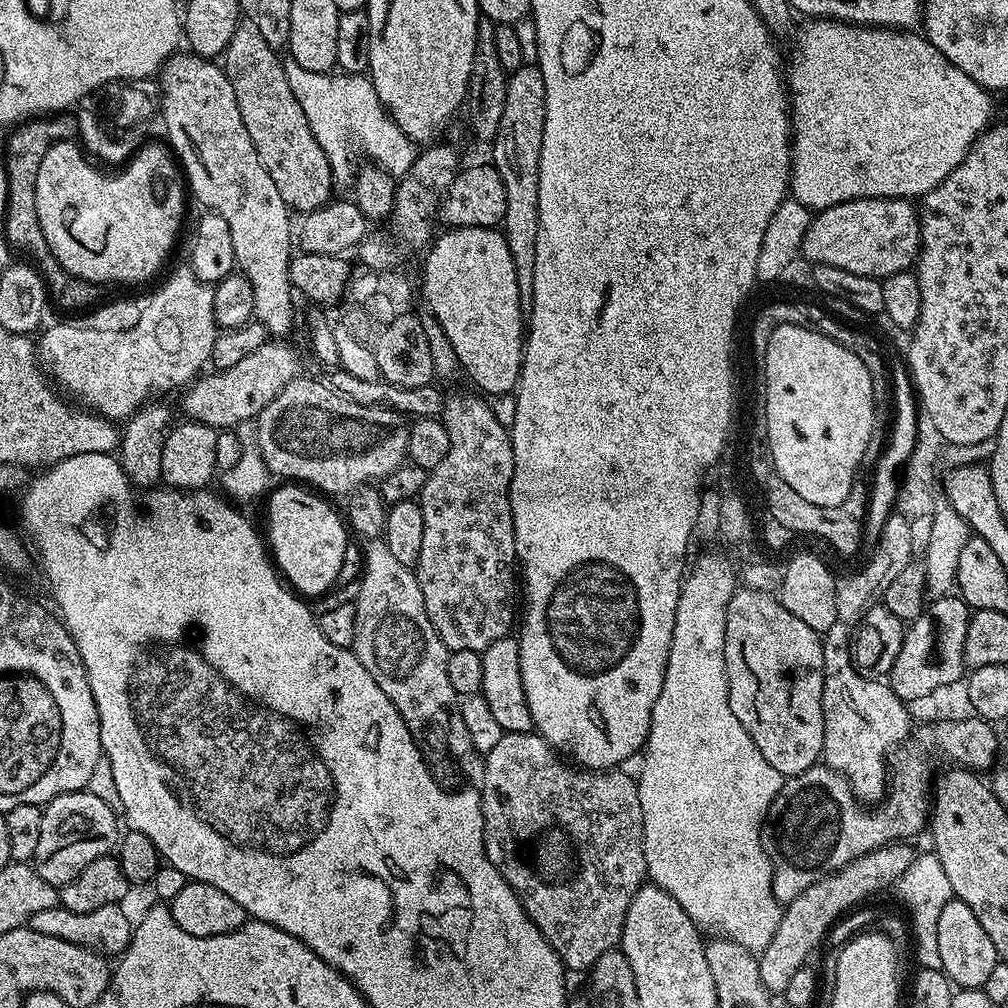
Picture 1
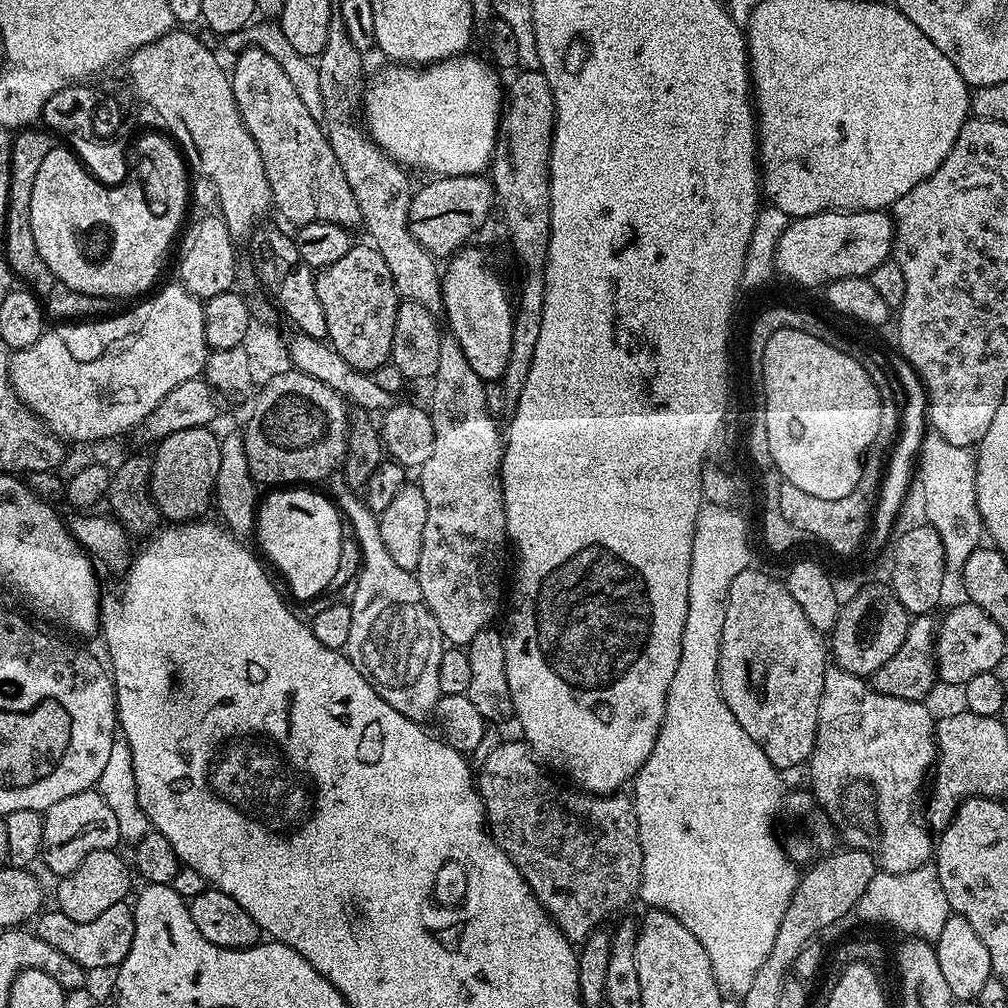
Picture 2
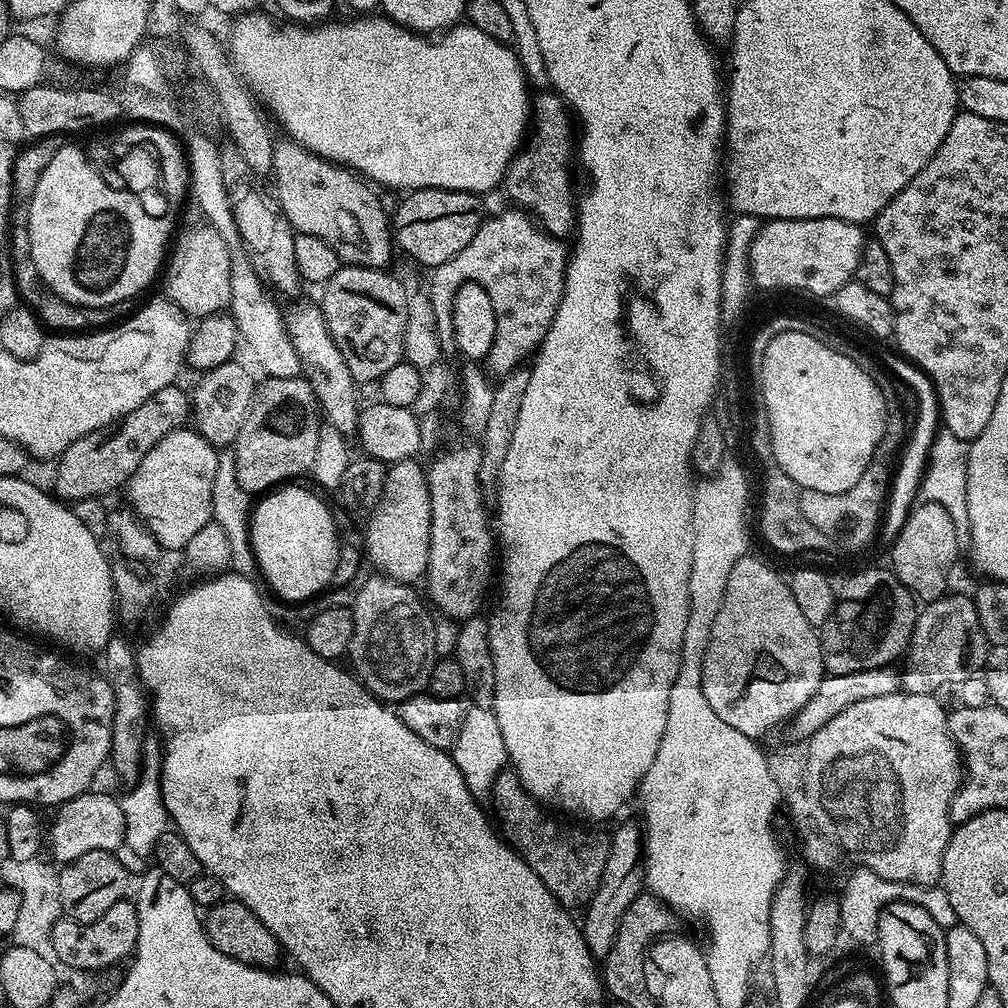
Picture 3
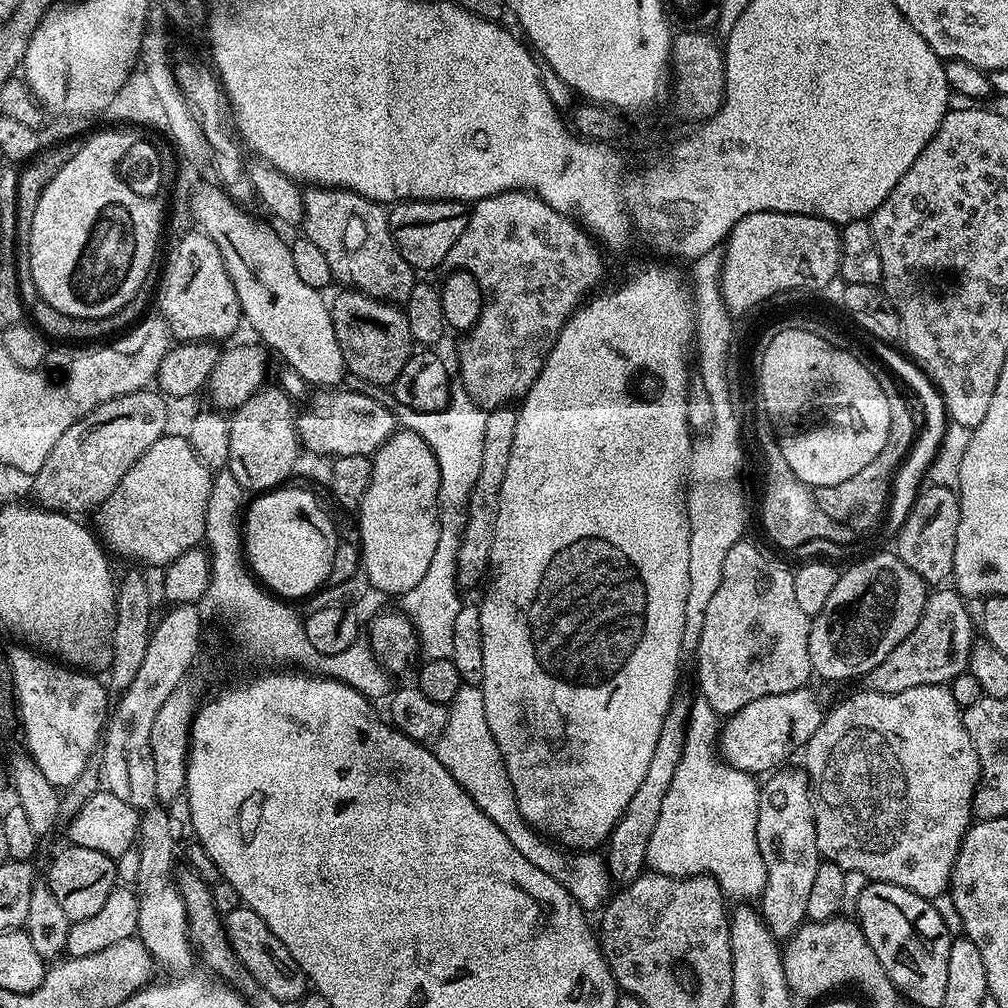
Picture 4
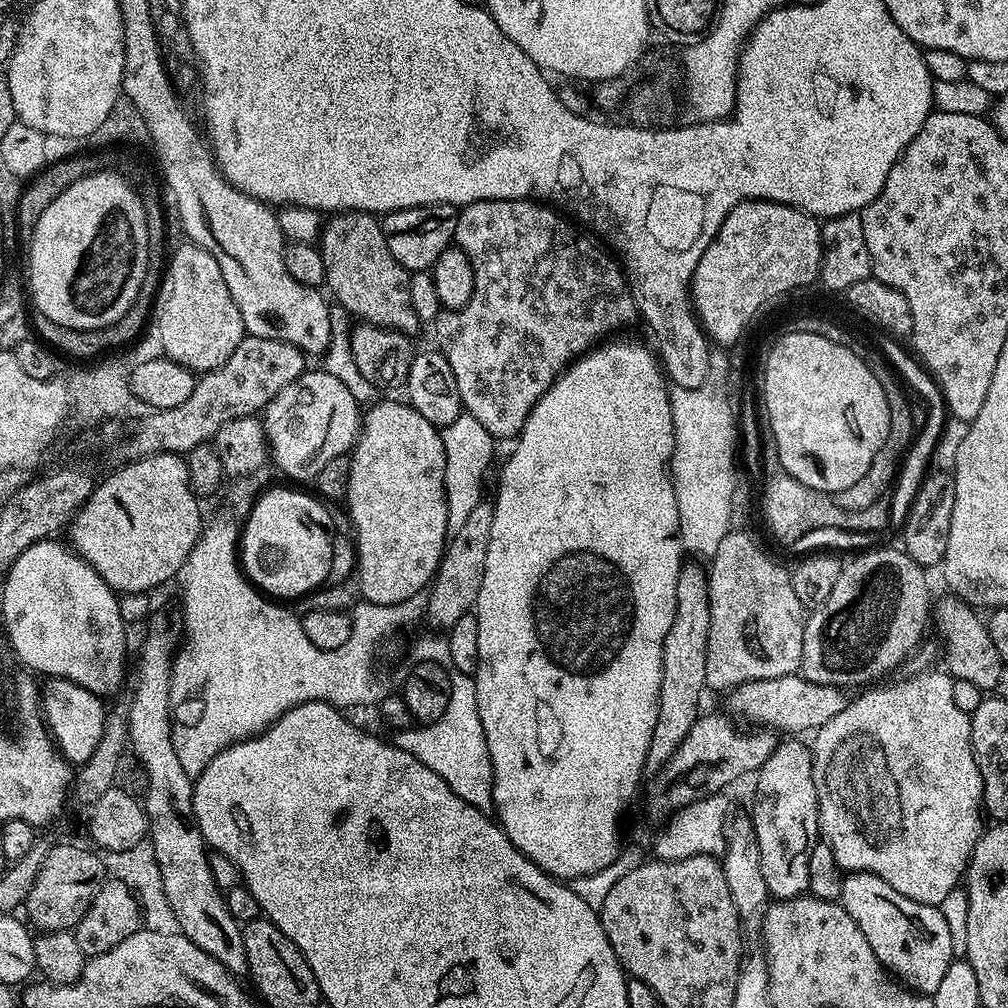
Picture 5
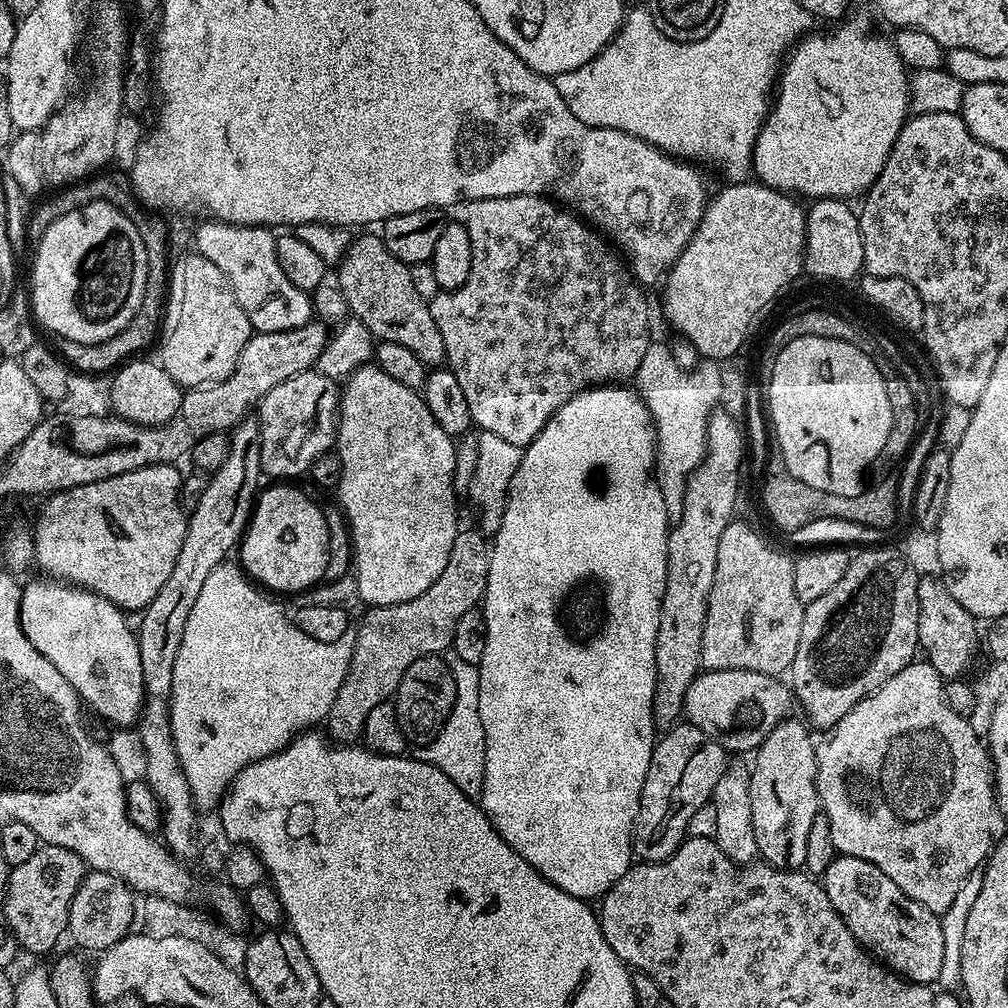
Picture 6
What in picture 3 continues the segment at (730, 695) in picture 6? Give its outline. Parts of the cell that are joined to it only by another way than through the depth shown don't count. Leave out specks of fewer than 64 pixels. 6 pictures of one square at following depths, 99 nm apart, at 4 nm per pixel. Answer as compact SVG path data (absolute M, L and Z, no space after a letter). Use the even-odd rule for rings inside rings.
M942 595L919 609L912 640L908 643L906 659L903 661L903 691L930 696L939 693L939 688L944 688L947 684L961 684L966 678L981 671L980 667L988 652L990 653L990 645L978 622L978 610L971 595Z

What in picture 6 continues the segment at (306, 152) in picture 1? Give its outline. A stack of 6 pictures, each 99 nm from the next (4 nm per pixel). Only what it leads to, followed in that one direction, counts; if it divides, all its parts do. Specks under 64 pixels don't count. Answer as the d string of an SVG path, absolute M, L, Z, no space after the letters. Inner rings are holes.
M357 235L340 260L338 271L340 273L334 280L345 296L348 312L364 323L377 341L398 342L398 346L406 346L406 350L418 354L425 366L445 363L446 345L428 309L429 301L414 290L409 265L394 258L379 235Z

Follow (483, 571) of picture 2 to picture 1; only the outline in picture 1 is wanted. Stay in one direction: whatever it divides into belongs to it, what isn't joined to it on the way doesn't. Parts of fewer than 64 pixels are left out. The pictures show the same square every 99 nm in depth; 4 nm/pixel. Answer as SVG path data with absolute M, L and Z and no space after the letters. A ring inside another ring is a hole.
M483 395L476 396L448 396L442 409L442 423L446 434L450 438L450 446L446 450L446 458L438 462L428 472L426 482L422 486L418 503L422 510L422 554L418 554L418 562L414 571L418 578L418 586L422 590L422 602L426 602L426 614L442 642L449 652L458 650L474 650L482 653L490 642L498 642L498 638L509 635L513 631L514 621L518 616L518 561L516 558L516 539L514 538L514 518L512 517L512 503L510 502L510 482L514 474L514 450L509 429L498 422L491 403Z

